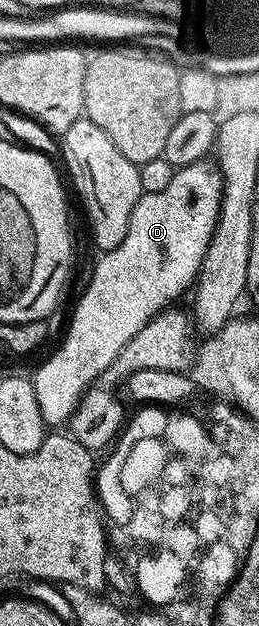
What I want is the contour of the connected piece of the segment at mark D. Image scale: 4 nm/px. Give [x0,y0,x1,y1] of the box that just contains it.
[32,161,222,429]

